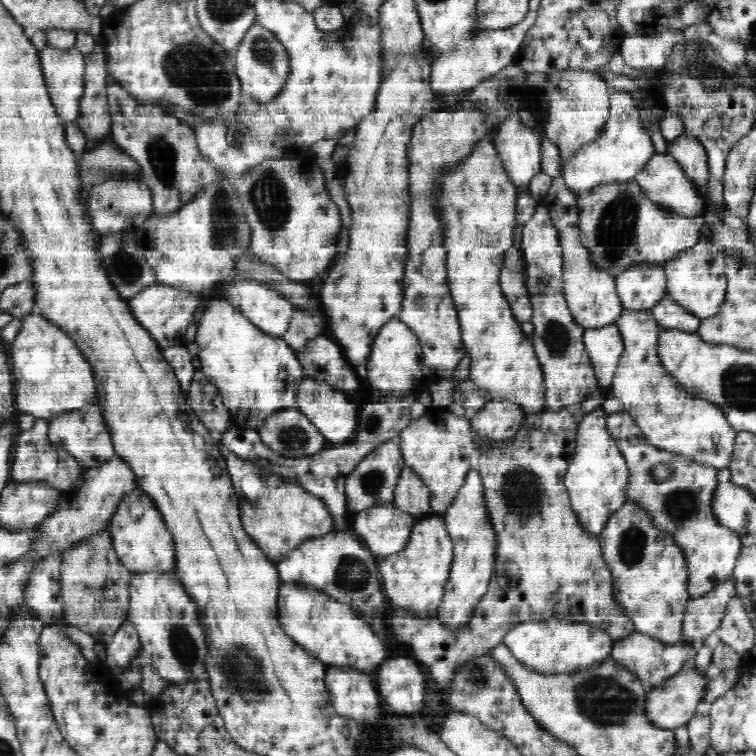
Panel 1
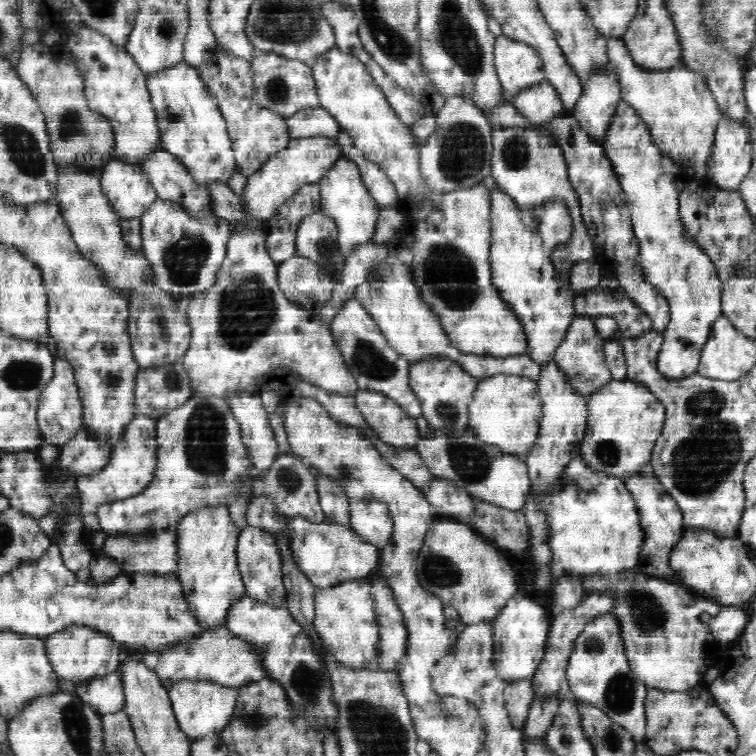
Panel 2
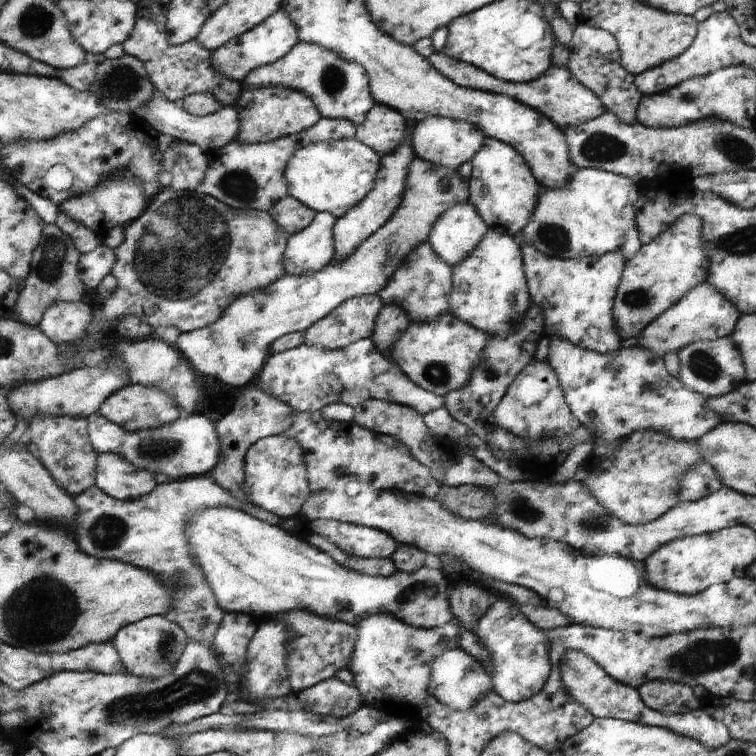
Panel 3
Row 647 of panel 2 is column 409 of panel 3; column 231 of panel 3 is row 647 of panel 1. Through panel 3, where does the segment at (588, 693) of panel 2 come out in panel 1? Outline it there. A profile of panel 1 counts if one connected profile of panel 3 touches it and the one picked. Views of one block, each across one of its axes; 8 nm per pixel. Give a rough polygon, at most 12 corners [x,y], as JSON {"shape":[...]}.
{"shape":[[588,623],[513,624],[502,642],[544,673],[585,669],[614,640]]}

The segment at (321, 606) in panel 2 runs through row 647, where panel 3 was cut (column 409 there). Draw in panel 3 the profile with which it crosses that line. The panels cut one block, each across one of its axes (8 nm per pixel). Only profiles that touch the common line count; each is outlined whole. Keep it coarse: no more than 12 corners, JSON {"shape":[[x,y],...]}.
{"shape":[[448,313],[411,322],[388,355],[445,397],[470,382],[488,333]]}

